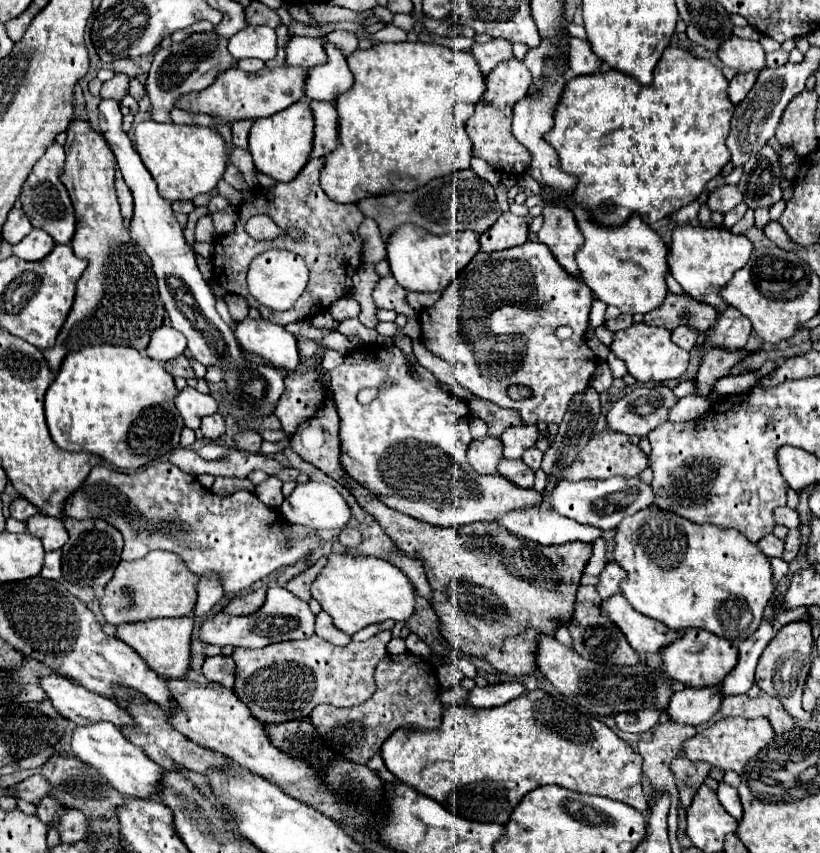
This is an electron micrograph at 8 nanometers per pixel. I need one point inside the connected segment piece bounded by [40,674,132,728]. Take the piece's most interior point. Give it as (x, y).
(81, 706)

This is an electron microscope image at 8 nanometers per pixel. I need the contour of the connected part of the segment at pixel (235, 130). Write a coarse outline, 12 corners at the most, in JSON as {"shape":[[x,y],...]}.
{"shape":[[252,120],[232,122],[232,140],[248,148],[248,132]]}

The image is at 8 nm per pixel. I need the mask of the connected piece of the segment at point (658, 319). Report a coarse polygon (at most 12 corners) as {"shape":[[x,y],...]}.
{"shape":[[668,292],[644,324],[674,330],[684,324],[700,336],[718,312],[688,294]]}

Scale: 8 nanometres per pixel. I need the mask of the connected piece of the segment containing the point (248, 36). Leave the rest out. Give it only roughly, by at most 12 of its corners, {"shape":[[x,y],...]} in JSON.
{"shape":[[246,26],[228,40],[236,58],[272,60],[276,32]]}

